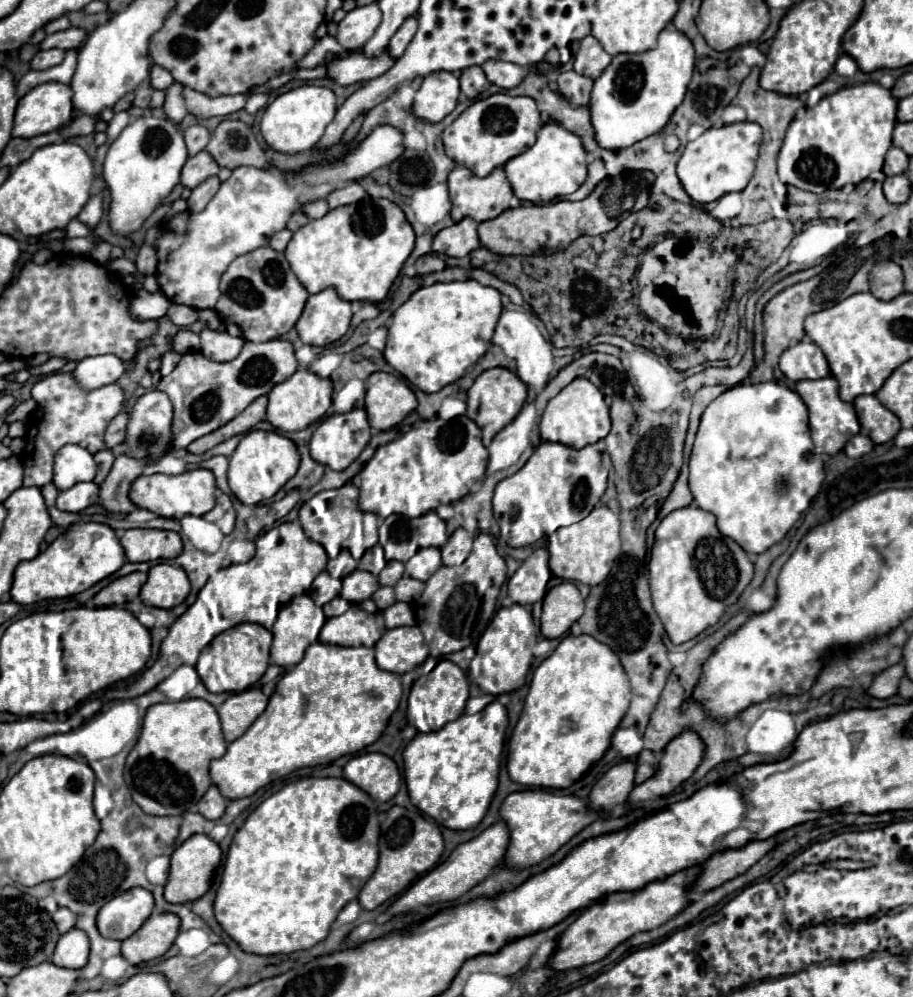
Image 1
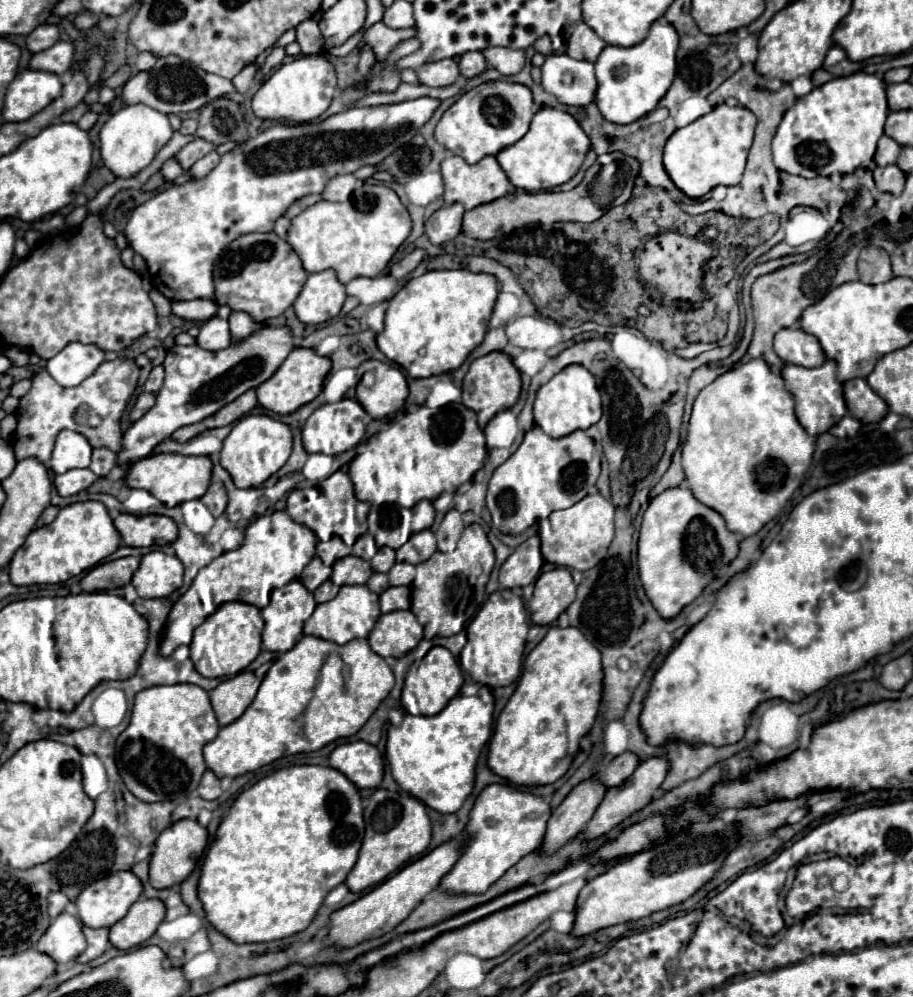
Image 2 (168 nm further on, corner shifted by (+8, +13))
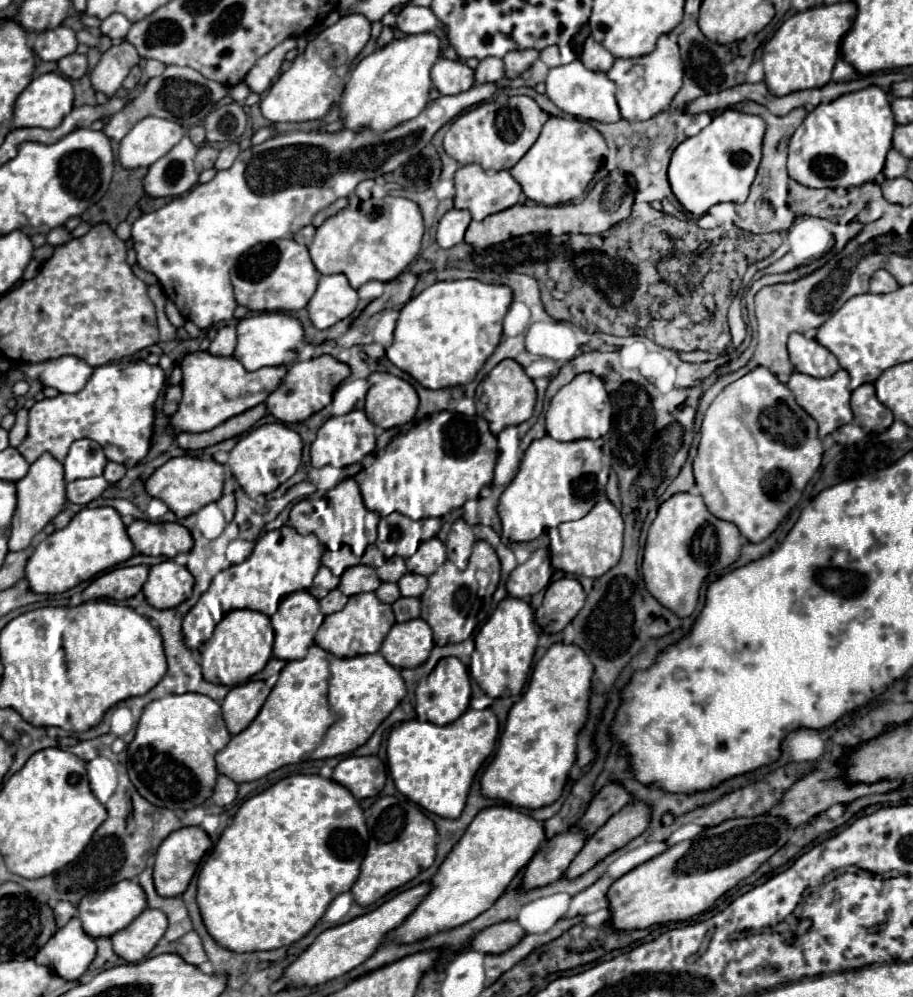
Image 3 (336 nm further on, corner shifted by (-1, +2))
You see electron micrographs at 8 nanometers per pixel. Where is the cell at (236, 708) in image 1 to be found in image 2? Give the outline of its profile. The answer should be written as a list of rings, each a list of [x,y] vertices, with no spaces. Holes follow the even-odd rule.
[[[240,672],[220,682],[210,692],[212,708],[216,712],[220,726],[232,724],[244,714],[244,710],[250,706],[250,702],[258,692],[258,686],[260,686],[260,680],[252,672]]]

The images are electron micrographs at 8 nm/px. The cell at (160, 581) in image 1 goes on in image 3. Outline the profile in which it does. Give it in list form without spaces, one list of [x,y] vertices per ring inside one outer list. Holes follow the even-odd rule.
[[[163,561],[149,569],[143,595],[155,609],[173,609],[191,597],[193,575],[175,561]]]

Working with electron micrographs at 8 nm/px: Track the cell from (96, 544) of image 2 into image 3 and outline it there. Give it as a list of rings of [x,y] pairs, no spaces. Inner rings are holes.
[[[113,507],[81,509],[65,529],[59,529],[37,543],[25,567],[25,579],[33,593],[63,593],[75,585],[105,573],[133,555],[133,543],[125,531],[121,515]]]

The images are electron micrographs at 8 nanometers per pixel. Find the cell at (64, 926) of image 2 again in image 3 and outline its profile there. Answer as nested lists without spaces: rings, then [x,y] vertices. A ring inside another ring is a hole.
[[[73,917],[41,947],[35,961],[67,981],[77,981],[89,969],[95,953],[95,941],[83,931],[81,921]]]

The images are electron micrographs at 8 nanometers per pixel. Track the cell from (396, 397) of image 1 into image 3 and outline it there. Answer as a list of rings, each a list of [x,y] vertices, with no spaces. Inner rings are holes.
[[[373,373],[367,381],[369,393],[365,401],[365,413],[377,427],[391,429],[413,419],[419,397],[407,381],[391,373]]]

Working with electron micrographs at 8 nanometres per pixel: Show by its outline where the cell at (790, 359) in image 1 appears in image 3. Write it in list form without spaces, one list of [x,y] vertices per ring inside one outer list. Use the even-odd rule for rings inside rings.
[[[801,333],[789,335],[789,359],[795,371],[811,375],[811,377],[831,377],[839,371],[837,357],[819,345],[815,339],[807,339]]]

